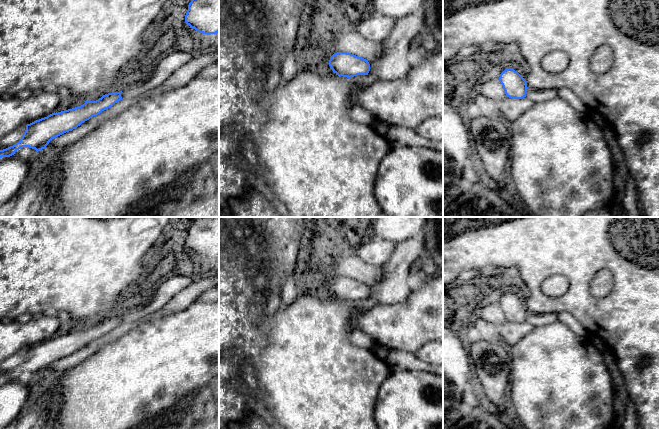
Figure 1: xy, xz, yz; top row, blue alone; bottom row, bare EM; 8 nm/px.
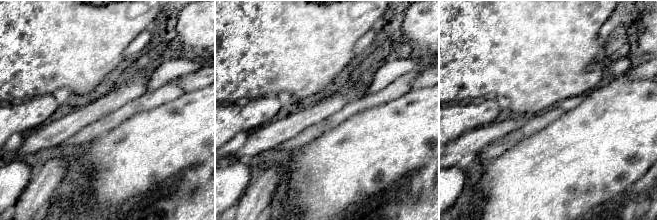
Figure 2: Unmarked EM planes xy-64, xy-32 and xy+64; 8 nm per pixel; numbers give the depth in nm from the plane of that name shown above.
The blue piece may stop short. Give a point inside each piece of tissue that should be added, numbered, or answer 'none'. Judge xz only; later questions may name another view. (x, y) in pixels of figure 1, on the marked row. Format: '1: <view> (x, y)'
none

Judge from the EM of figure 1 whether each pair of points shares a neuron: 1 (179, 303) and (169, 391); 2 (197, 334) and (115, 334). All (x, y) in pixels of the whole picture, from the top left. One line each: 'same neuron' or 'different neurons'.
1: different neurons
2: different neurons

